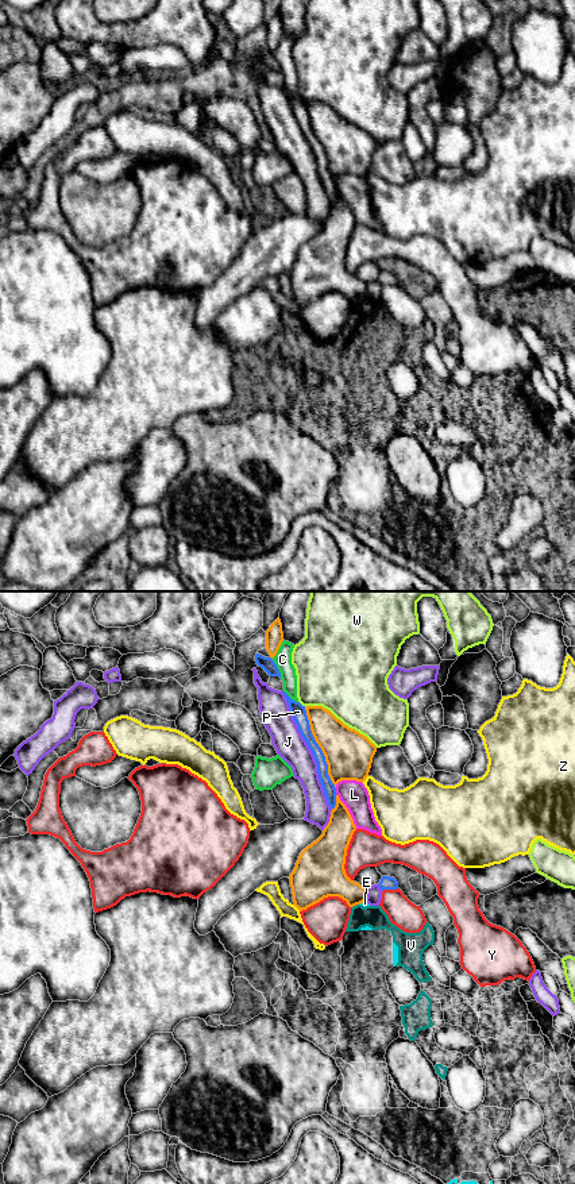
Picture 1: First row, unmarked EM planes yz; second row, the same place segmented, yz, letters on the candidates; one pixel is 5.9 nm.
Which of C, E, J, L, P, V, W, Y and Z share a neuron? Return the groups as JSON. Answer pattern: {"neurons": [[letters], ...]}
{"neurons": [["C"], ["E", "V"], ["J"], ["L"], ["P"], ["W", "Y"], ["Z"]]}

